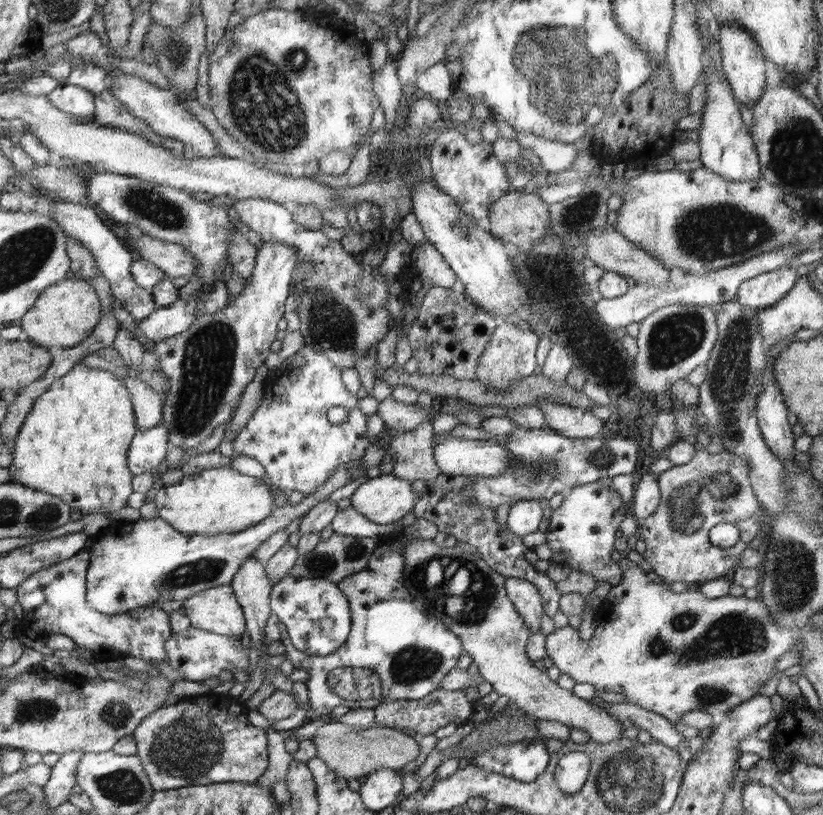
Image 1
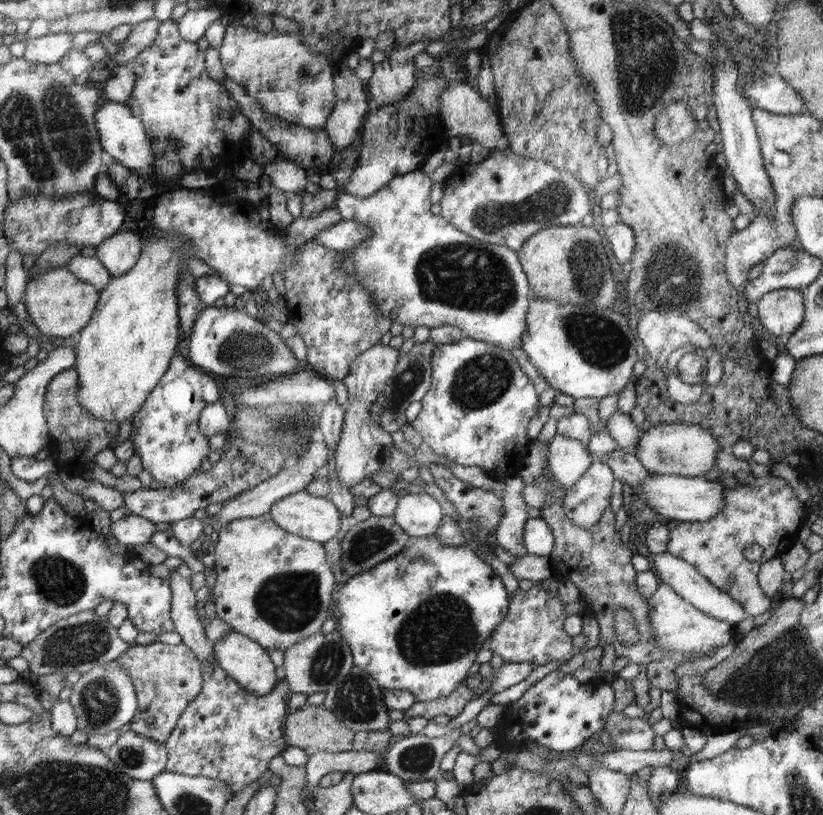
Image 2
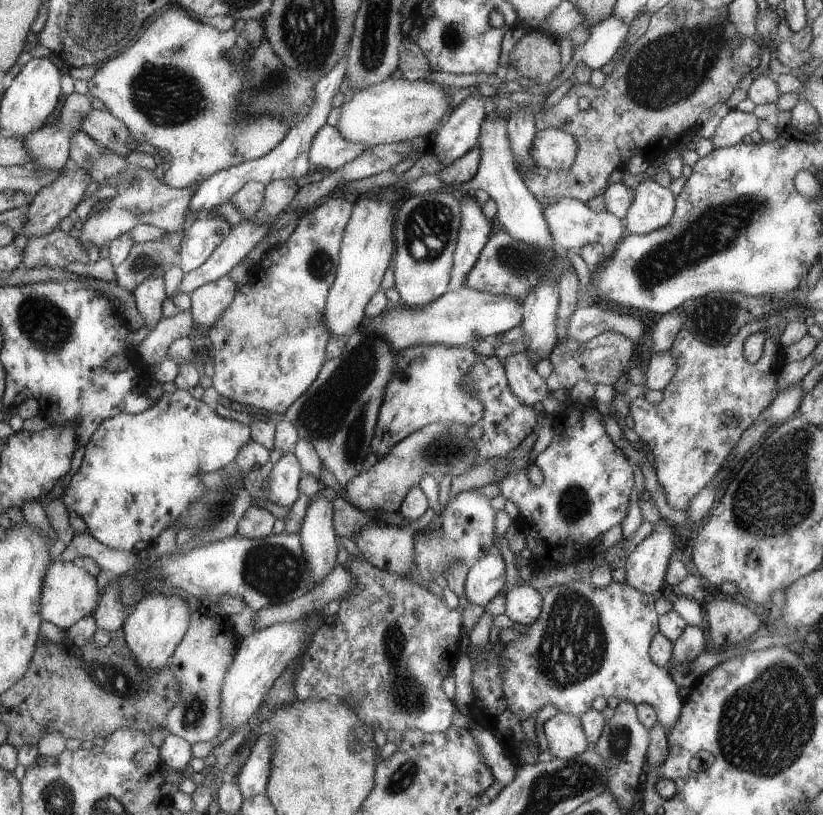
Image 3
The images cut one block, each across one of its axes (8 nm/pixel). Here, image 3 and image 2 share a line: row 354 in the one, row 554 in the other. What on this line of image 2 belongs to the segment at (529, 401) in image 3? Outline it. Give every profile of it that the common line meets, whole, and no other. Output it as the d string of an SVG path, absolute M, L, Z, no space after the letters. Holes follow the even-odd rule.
M517 473L503 480L506 484L506 489L498 494L505 513L494 532L497 543L506 552L520 557L523 557L528 552L525 545L524 528L530 518L530 508L524 504L524 500L520 496L520 492L524 488L522 479Z

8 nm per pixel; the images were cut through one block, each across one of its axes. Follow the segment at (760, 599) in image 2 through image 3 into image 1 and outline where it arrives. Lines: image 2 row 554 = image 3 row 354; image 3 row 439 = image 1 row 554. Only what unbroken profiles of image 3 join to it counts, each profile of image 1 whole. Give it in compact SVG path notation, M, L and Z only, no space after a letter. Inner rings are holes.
M705 448L695 453L691 462L674 466L657 475L660 489L660 504L652 516L638 522L638 537L646 543L642 558L650 564L651 570L665 578L668 583L686 582L688 585L702 585L711 580L724 577L730 570L738 568L738 556L748 548L748 542L770 522L770 516L764 514L762 503L758 502L756 492L752 492L750 484L749 464L736 453L722 451L718 454L708 453ZM717 524L734 524L740 530L740 540L730 548L717 547L709 539L709 532Z

